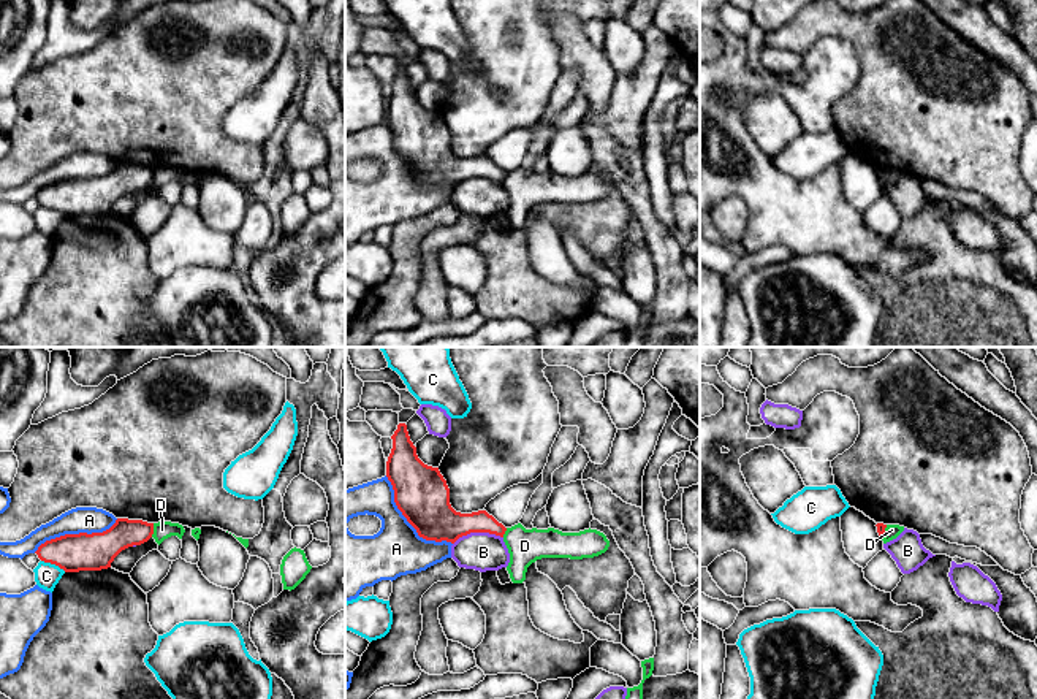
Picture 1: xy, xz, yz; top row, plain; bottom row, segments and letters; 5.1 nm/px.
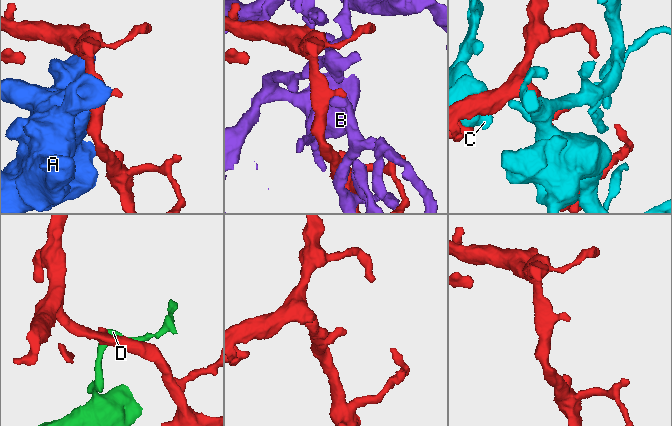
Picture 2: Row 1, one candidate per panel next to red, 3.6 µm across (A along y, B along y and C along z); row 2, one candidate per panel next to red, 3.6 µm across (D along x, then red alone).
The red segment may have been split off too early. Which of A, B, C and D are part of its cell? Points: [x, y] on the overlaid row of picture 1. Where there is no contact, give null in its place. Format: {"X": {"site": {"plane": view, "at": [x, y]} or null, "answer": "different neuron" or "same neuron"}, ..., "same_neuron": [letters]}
{"A": {"site": {"plane": "xz", "at": [407, 520]}, "answer": "different neuron"}, "B": {"site": {"plane": "xz", "at": [477, 531]}, "answer": "different neuron"}, "C": {"site": {"plane": "xy", "at": [54, 563]}, "answer": "different neuron"}, "D": {"site": {"plane": "xy", "at": [152, 530]}, "answer": "different neuron"}, "same_neuron": []}

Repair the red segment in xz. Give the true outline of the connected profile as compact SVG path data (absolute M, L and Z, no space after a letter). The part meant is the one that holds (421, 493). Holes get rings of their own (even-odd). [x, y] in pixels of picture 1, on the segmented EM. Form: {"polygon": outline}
{"polygon": "M405 423L397 425L391 439L386 477L393 485L397 509L420 537L451 544L470 533L503 537L507 528L486 510L461 514L451 507L446 480L439 468L427 466L418 458Z"}

